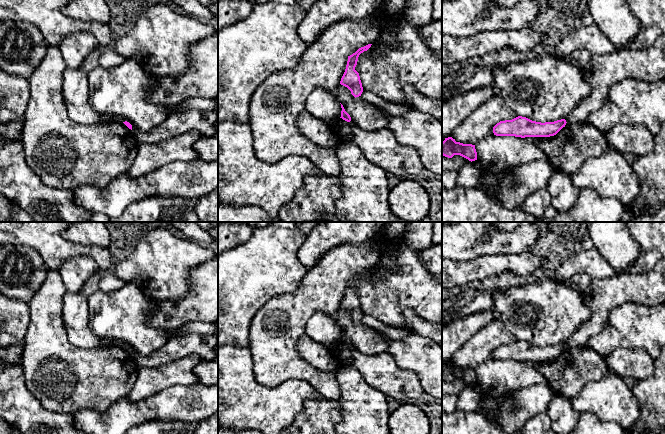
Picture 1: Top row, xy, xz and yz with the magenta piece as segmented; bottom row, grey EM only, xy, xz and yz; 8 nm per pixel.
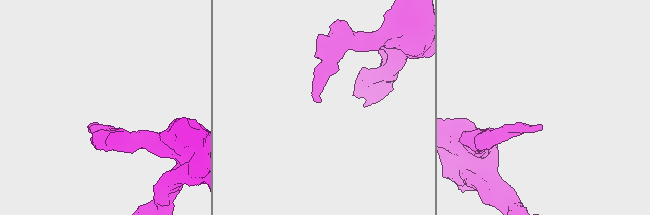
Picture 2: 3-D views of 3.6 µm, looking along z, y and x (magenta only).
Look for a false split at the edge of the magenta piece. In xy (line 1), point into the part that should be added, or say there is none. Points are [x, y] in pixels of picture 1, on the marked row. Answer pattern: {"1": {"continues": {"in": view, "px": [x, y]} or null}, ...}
{"1": {"continues": null}}

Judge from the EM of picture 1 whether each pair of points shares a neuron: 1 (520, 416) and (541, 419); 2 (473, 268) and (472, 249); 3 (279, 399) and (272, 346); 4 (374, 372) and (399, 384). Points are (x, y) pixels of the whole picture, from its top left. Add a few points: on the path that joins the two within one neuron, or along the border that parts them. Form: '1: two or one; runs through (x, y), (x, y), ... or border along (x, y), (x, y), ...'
1: two; border along (545, 411), (535, 414), (524, 423)
2: two; border along (496, 254), (482, 254), (464, 260), (452, 260)
3: two; border along (255, 376), (259, 383), (269, 387), (300, 379)
4: one; runs through (380, 372), (393, 381)

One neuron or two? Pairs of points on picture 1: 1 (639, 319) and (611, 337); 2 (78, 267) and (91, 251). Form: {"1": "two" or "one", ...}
{"1": "one", "2": "two"}

